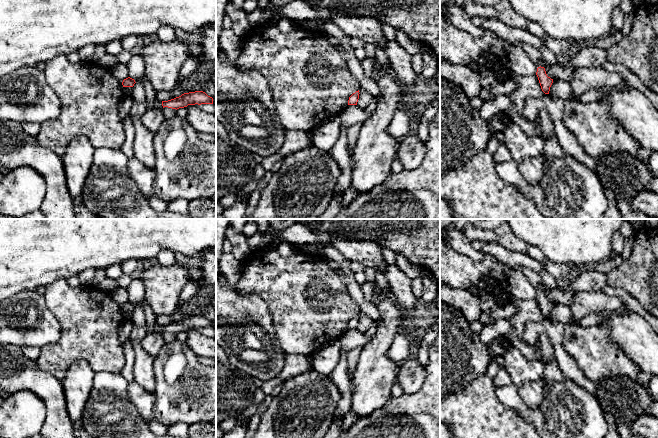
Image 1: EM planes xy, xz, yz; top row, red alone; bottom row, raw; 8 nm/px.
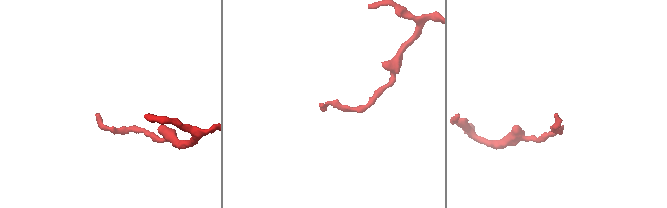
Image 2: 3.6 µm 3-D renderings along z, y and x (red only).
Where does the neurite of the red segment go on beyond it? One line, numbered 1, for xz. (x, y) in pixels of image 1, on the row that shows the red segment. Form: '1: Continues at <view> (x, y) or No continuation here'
1: No continuation here

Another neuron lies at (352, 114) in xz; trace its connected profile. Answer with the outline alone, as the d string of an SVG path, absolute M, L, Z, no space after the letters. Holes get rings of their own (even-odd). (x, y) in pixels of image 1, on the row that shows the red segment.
M348 105L338 115L340 119L340 125L344 129L350 126L366 121L373 113L365 112L357 105Z

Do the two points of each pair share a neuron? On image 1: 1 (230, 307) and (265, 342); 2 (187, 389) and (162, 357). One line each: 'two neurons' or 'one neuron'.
1: one neuron
2: one neuron

